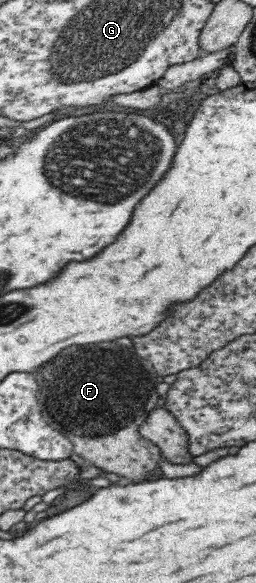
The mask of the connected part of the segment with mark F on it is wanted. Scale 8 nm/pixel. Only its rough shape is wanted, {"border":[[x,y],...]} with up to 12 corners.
{"border":[[131,347],[63,349],[33,374],[77,460],[160,475],[139,431],[159,374]]}

